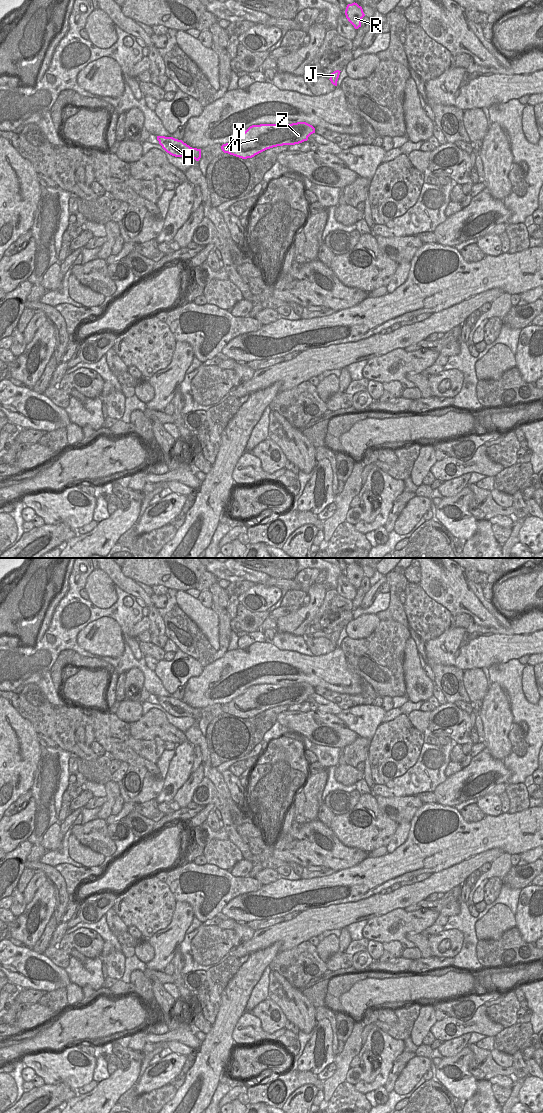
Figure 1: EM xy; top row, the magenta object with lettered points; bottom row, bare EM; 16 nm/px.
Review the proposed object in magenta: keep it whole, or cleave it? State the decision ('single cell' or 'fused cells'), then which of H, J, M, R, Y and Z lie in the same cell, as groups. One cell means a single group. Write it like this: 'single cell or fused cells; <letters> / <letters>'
single cell; H J M R Y Z

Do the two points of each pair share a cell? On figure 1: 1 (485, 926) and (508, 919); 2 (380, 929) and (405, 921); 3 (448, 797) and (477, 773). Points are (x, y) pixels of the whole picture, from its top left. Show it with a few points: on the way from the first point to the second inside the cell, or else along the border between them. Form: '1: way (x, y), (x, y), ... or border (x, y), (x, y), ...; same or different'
1: way (491, 926), (497, 920), (502, 919); same
2: way (386, 928), (399, 921); same
3: way (455, 789), (469, 774); same

